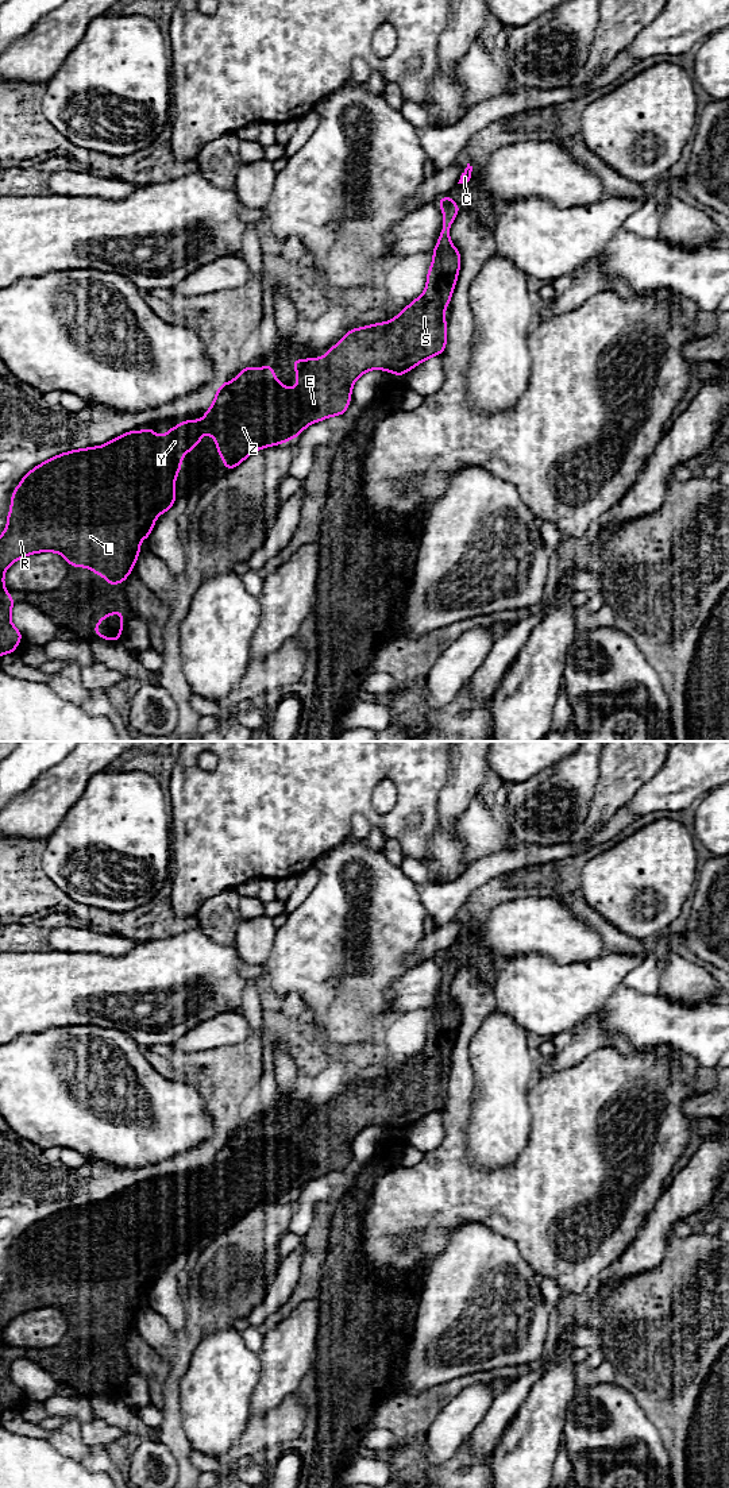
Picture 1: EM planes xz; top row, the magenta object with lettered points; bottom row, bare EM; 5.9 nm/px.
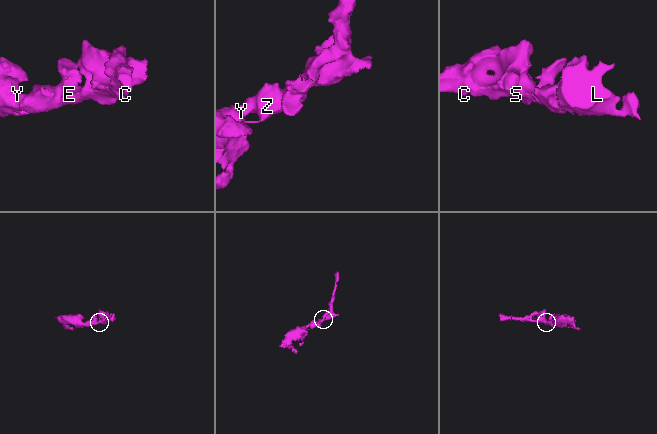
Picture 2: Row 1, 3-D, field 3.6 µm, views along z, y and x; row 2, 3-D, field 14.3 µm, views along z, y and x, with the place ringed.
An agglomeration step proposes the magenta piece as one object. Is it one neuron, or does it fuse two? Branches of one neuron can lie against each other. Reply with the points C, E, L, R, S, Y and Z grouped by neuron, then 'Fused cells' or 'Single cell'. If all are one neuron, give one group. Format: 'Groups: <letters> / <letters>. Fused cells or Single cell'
Groups: C E L R S Y Z. Single cell

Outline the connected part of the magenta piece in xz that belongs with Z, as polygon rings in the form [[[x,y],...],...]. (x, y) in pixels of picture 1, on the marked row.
[[[450,194],[441,197],[437,204],[443,211],[444,221],[432,251],[433,259],[423,294],[386,323],[348,329],[344,338],[333,344],[325,355],[317,359],[293,359],[292,367],[297,371],[296,388],[286,389],[285,382],[277,382],[271,365],[259,369],[247,366],[239,370],[235,379],[223,382],[217,388],[213,402],[201,420],[184,420],[180,425],[171,427],[163,436],[157,436],[154,427],[148,427],[146,431],[127,431],[104,446],[58,454],[23,475],[22,482],[11,494],[11,509],[5,517],[8,524],[0,535],[0,656],[15,654],[23,636],[11,622],[15,598],[4,587],[7,568],[16,560],[36,552],[58,552],[72,567],[86,567],[104,577],[112,587],[126,582],[140,554],[140,540],[150,537],[158,516],[176,504],[176,475],[181,473],[181,459],[202,440],[202,429],[216,440],[219,456],[224,460],[224,470],[232,470],[258,450],[293,440],[310,424],[344,415],[351,402],[352,386],[366,371],[386,370],[402,377],[421,362],[435,355],[443,355],[448,328],[448,321],[444,320],[443,315],[450,305],[462,259],[460,251],[450,240],[450,227],[460,208]]]

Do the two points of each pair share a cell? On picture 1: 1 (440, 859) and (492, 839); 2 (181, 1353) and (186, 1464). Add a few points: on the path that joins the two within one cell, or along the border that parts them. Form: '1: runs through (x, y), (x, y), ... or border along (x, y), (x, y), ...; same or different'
1: border along (458, 818), (454, 836), (462, 845), (465, 868); different
2: runs through (173, 1380), (172, 1434), (174, 1437); same

